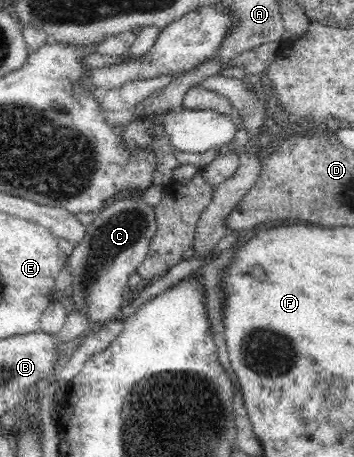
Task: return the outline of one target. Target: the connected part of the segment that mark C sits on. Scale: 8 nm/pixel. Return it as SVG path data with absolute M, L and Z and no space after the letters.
M142 196L114 201L87 226L82 242L69 258L68 272L72 276L73 310L88 314L92 328L97 328L114 315L118 315L125 298L124 289L130 275L146 260L150 243L158 231L155 207L148 205Z

